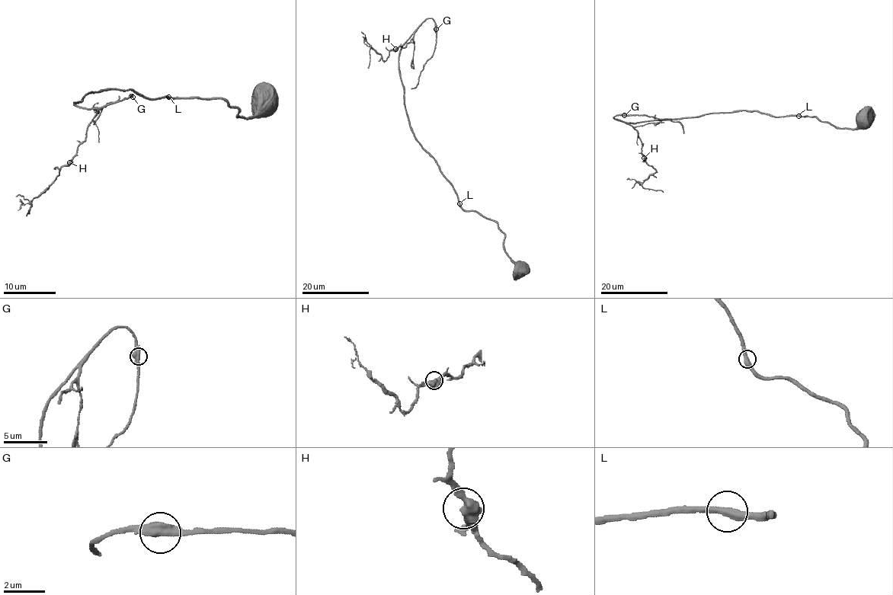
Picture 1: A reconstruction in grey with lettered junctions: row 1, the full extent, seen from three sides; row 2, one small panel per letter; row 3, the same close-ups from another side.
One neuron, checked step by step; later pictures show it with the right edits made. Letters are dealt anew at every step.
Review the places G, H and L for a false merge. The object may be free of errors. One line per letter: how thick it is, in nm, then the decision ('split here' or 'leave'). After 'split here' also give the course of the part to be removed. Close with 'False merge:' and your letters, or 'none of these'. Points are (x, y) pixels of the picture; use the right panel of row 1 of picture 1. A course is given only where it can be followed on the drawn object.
G: 500 nm | split here | (624, 116), (645, 114), (678, 121), (683, 133)
H: 500 nm | leave
L: 380 nm | leave
False merge: G

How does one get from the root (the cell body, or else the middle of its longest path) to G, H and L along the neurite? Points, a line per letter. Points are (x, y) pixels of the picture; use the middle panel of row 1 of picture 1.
G: (521, 271), (516, 275), (498, 225), (462, 208), (452, 185), (410, 124), (399, 50), (427, 19), (436, 29)
H: (521, 271), (516, 275), (498, 225), (462, 208), (414, 136), (398, 68), (401, 47), (413, 33), (395, 49)
L: (521, 271), (516, 275), (515, 263), (505, 250), (504, 234), (498, 225), (475, 211), (465, 211), (459, 203)

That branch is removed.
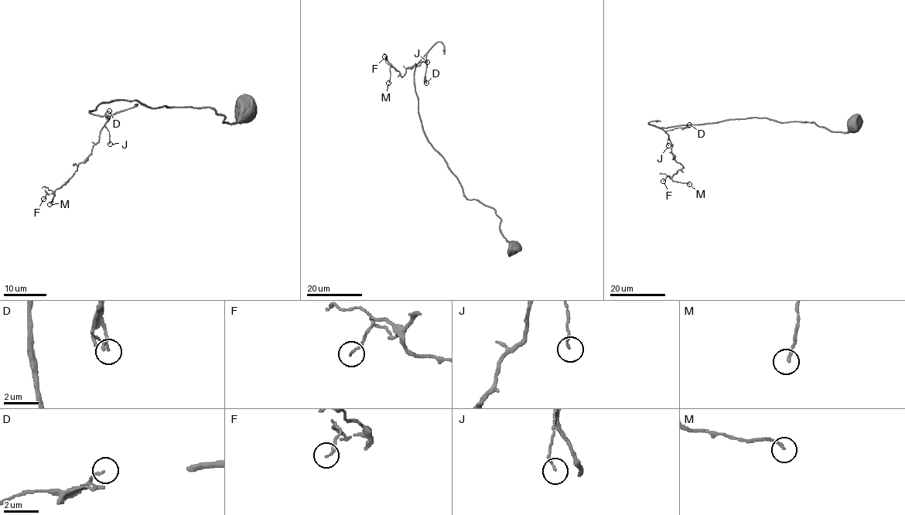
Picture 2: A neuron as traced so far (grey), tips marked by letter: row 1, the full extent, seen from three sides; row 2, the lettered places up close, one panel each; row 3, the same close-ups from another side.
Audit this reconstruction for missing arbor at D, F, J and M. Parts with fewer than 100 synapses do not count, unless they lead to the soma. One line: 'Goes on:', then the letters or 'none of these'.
Goes on: none of these

